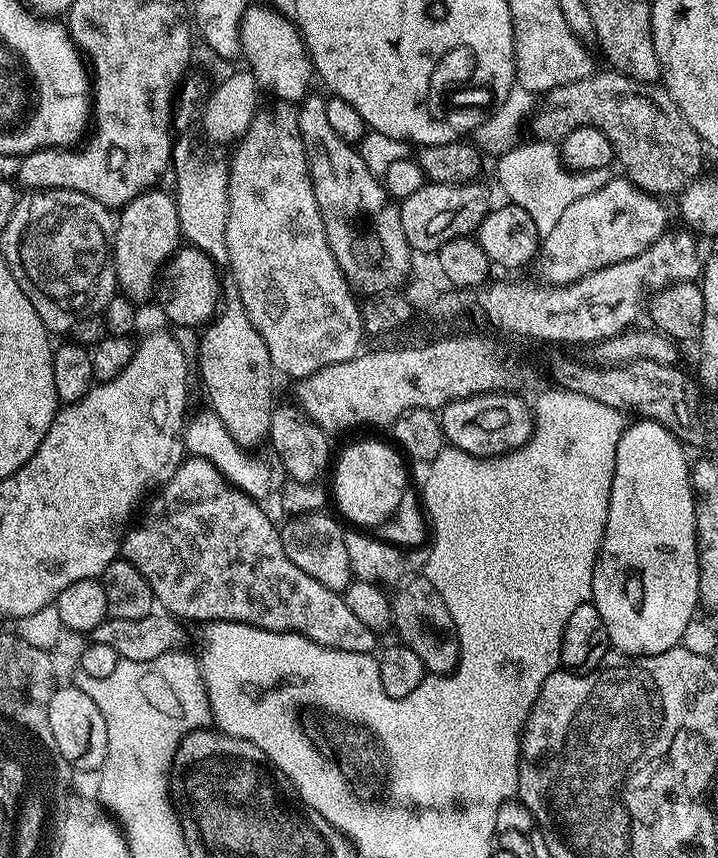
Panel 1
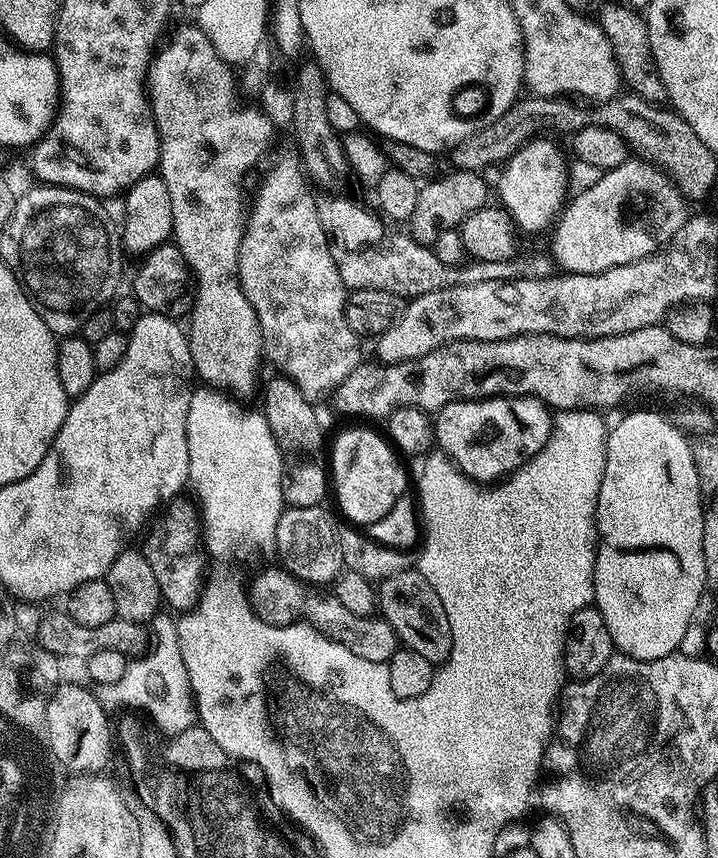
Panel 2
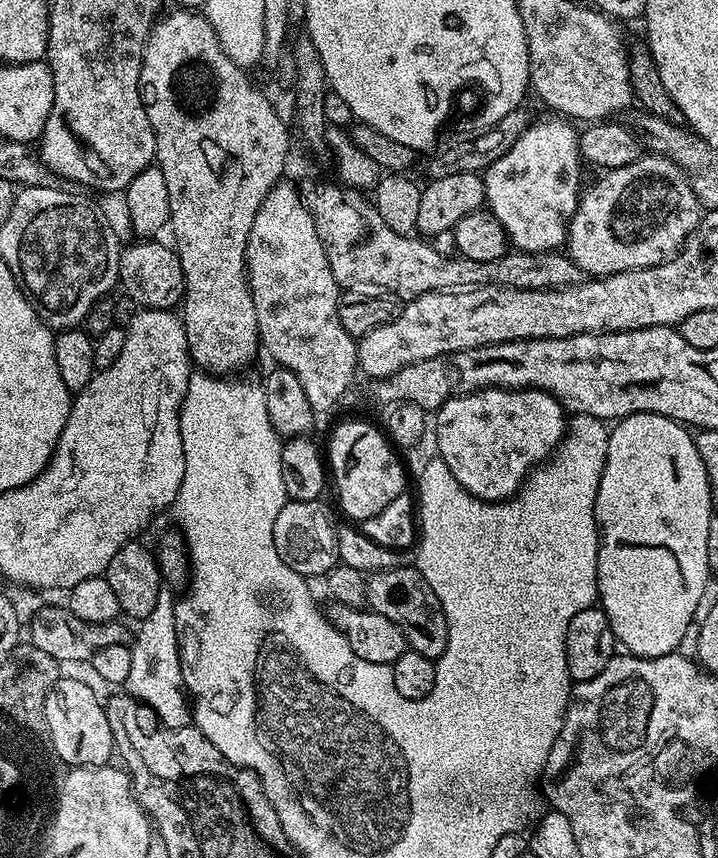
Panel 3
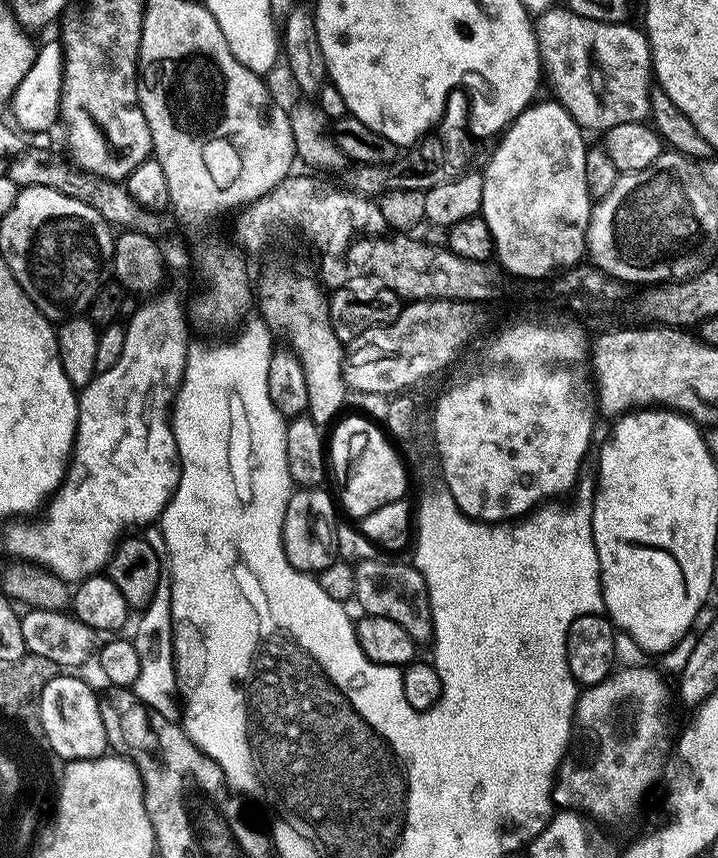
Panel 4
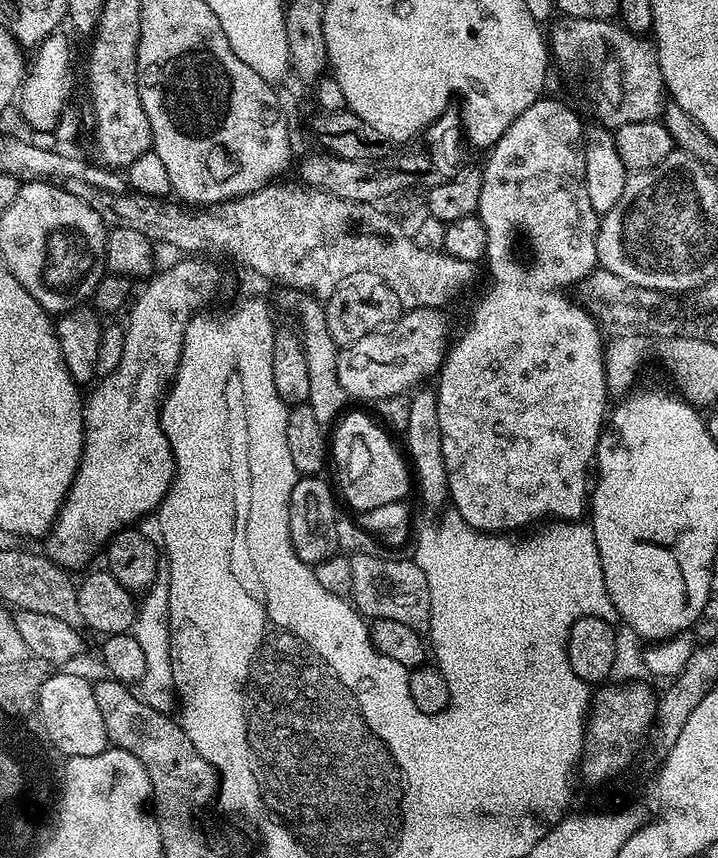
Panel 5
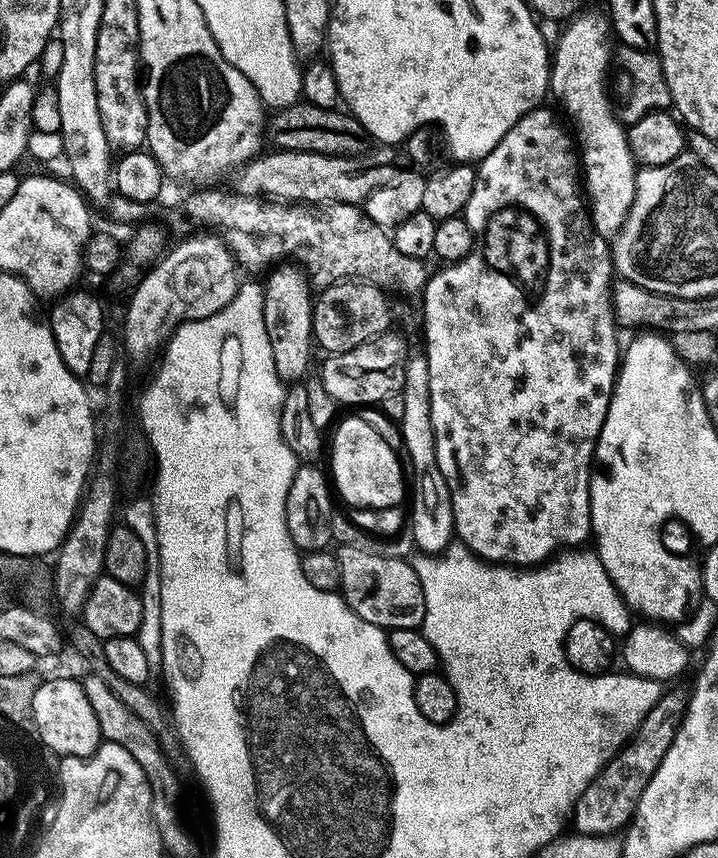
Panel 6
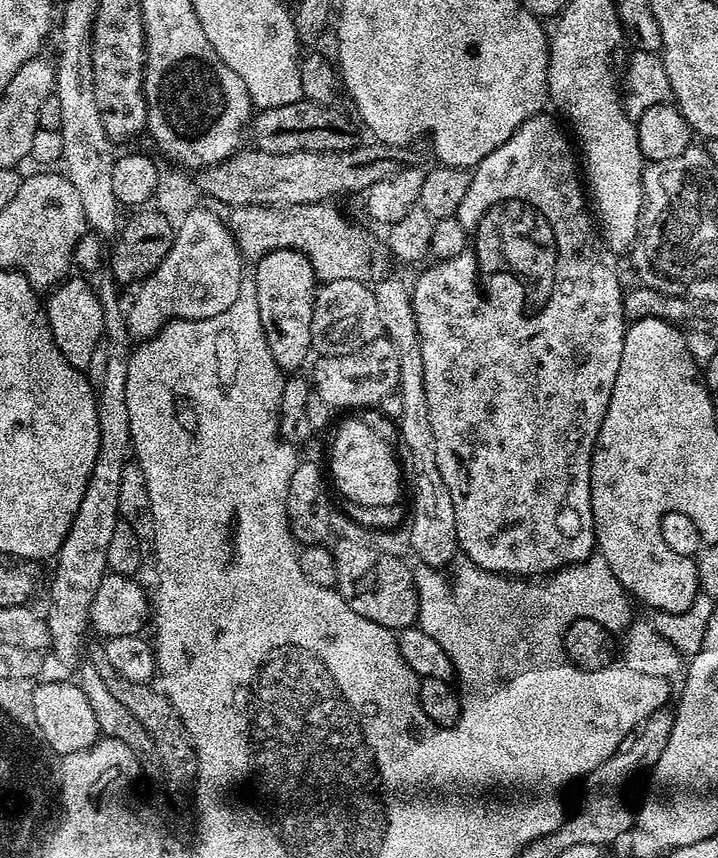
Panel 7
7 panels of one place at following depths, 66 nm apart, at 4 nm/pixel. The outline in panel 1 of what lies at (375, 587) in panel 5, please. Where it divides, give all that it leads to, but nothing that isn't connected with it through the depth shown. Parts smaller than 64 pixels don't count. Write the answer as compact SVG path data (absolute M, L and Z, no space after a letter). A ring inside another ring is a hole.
M423 574L413 575L405 579L391 593L392 628L399 639L418 658L422 658L425 669L432 674L447 674L456 669L460 660L460 642L456 639L456 627L452 621L450 610L442 602L442 594L430 586ZM397 591L397 592L396 592ZM396 592L396 593L395 593Z

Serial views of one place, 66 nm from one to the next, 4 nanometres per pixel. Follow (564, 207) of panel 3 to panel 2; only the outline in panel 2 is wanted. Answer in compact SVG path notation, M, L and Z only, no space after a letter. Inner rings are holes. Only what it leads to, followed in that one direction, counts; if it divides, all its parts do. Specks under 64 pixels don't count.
M537 138L519 148L503 165L502 171L499 203L507 208L517 225L521 229L551 225L565 203L564 191L568 188L568 168L559 150L550 141Z

